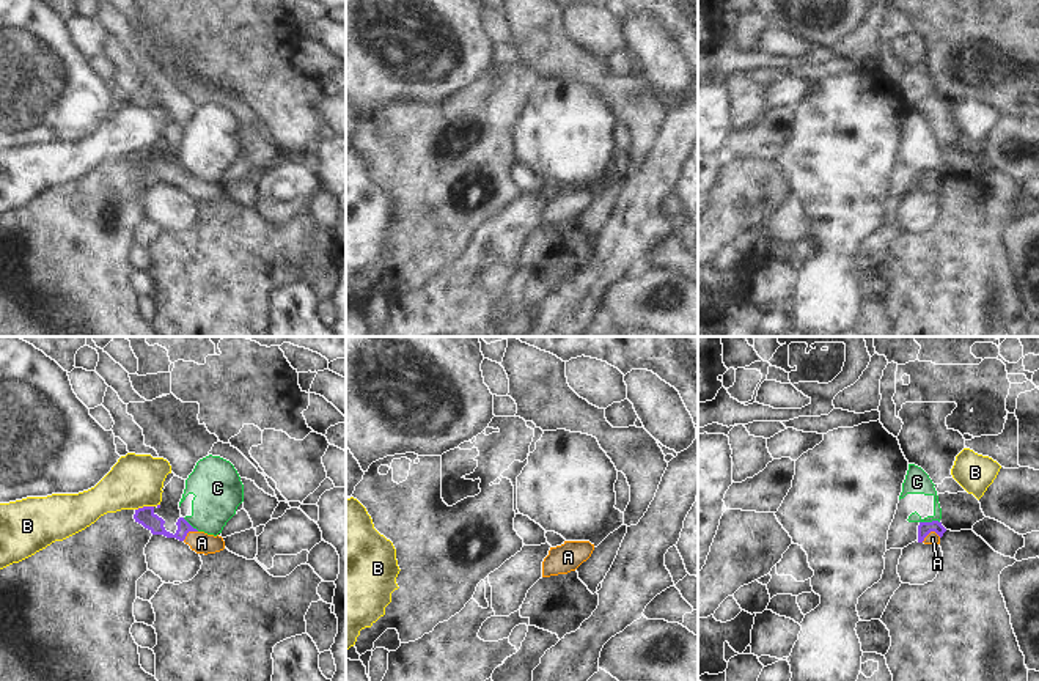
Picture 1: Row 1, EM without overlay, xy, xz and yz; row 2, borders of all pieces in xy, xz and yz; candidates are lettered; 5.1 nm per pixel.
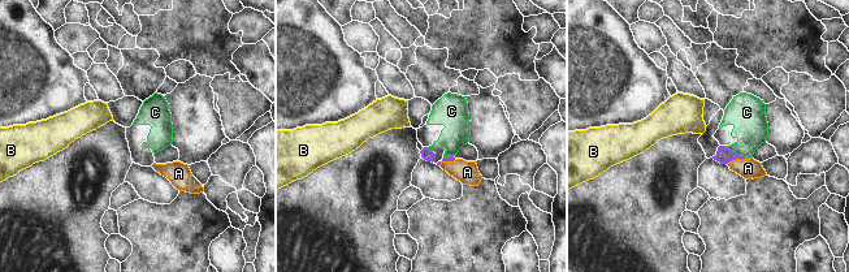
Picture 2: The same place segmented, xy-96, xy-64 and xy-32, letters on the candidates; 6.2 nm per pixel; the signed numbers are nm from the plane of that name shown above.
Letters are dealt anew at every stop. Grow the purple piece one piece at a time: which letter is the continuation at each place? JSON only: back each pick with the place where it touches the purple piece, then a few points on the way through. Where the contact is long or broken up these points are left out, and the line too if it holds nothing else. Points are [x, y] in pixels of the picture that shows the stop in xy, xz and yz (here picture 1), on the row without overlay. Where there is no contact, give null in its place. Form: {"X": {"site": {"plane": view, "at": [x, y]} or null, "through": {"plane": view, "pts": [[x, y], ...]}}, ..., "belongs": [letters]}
{"A": {"site": {"plane": "yz", "at": [931, 178]}, "through": {"plane": "yz", "pts": [[925, 176], [931, 178], [932, 186]]}}, "belongs": ["A"]}

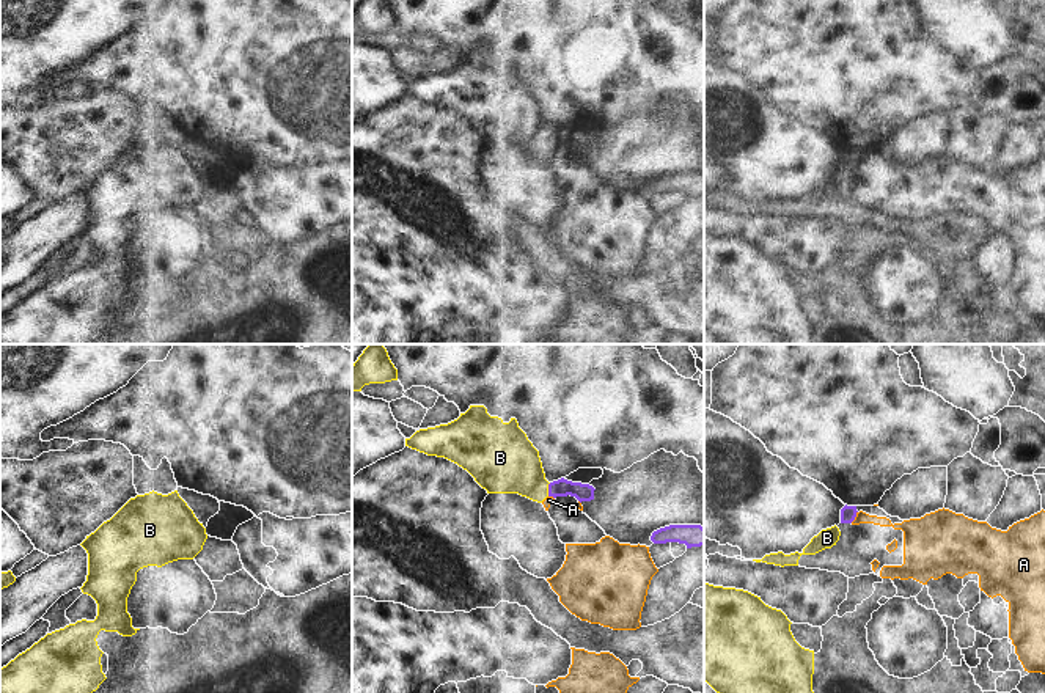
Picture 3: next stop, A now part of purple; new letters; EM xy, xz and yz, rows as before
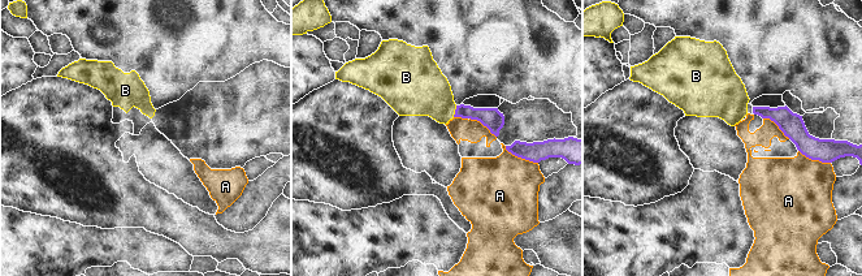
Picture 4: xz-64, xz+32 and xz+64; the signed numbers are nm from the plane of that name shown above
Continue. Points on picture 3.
{"belongs": []}

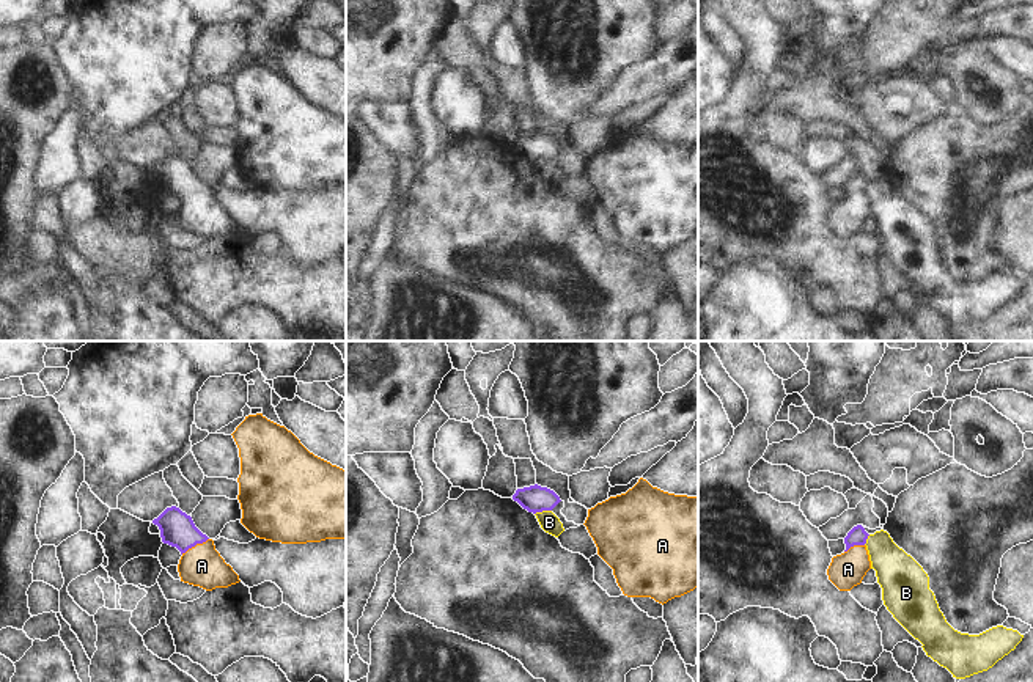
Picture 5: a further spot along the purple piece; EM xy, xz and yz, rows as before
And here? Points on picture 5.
{"A": {"site": {"plane": "xy", "at": [194, 194]}, "through": {"plane": "xy", "pts": [[178, 178], [194, 194], [202, 214]]}}, "belongs": ["A"]}

